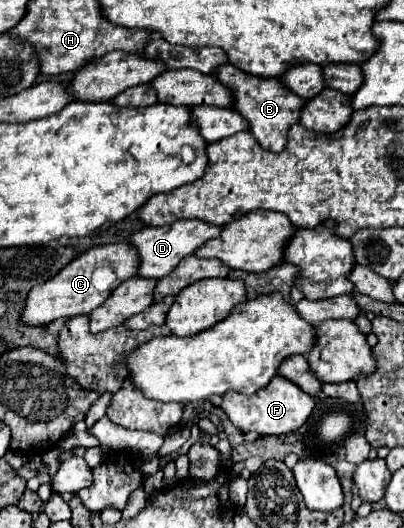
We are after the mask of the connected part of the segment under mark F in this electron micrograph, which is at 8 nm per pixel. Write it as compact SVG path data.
M275 376L265 388L261 388L253 398L237 394L237 392L227 392L223 394L223 404L221 408L225 410L227 418L241 430L241 432L259 432L259 434L287 434L297 428L301 428L311 414L315 406L315 398L303 392L297 384L283 376Z

